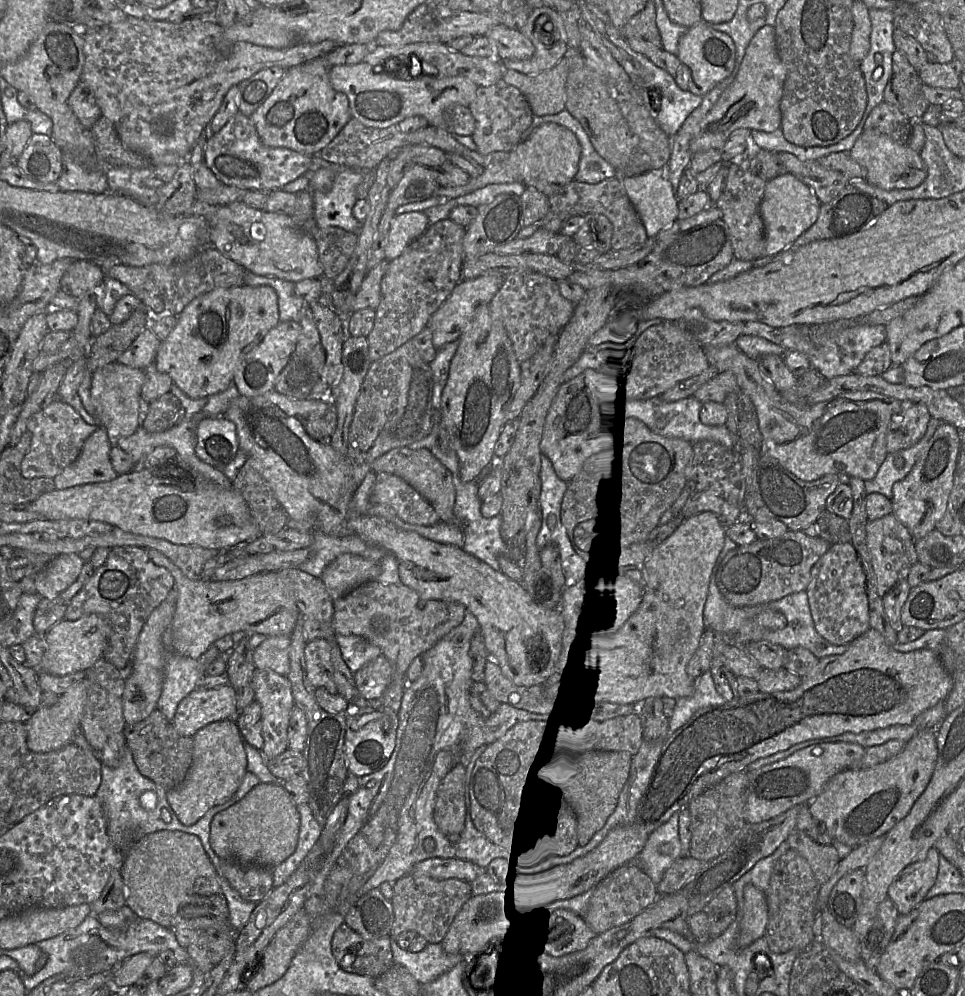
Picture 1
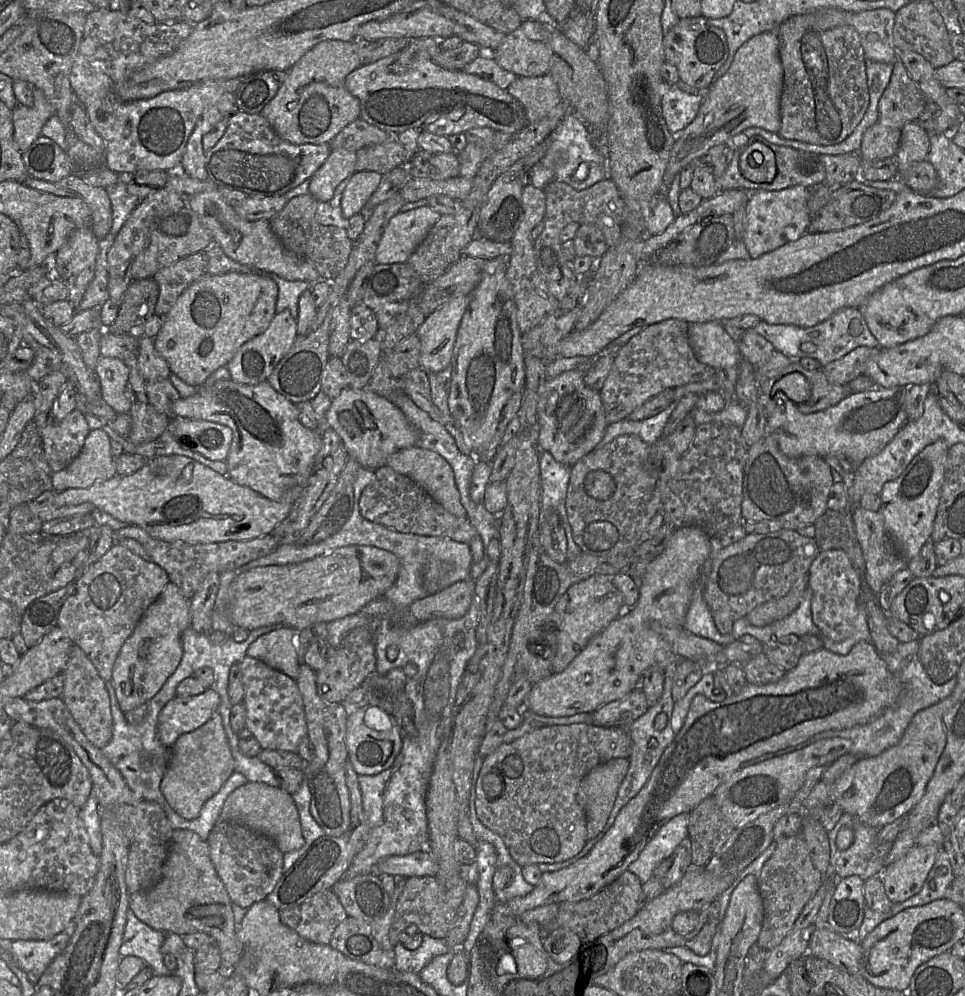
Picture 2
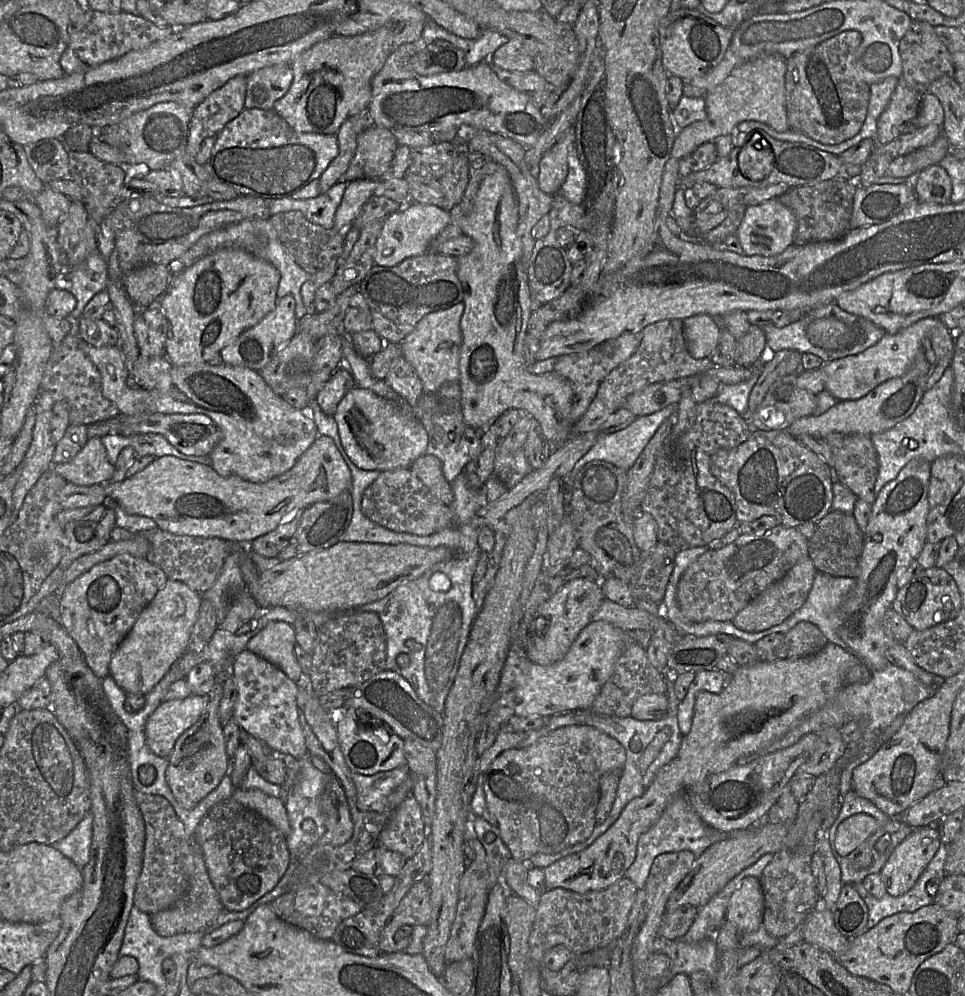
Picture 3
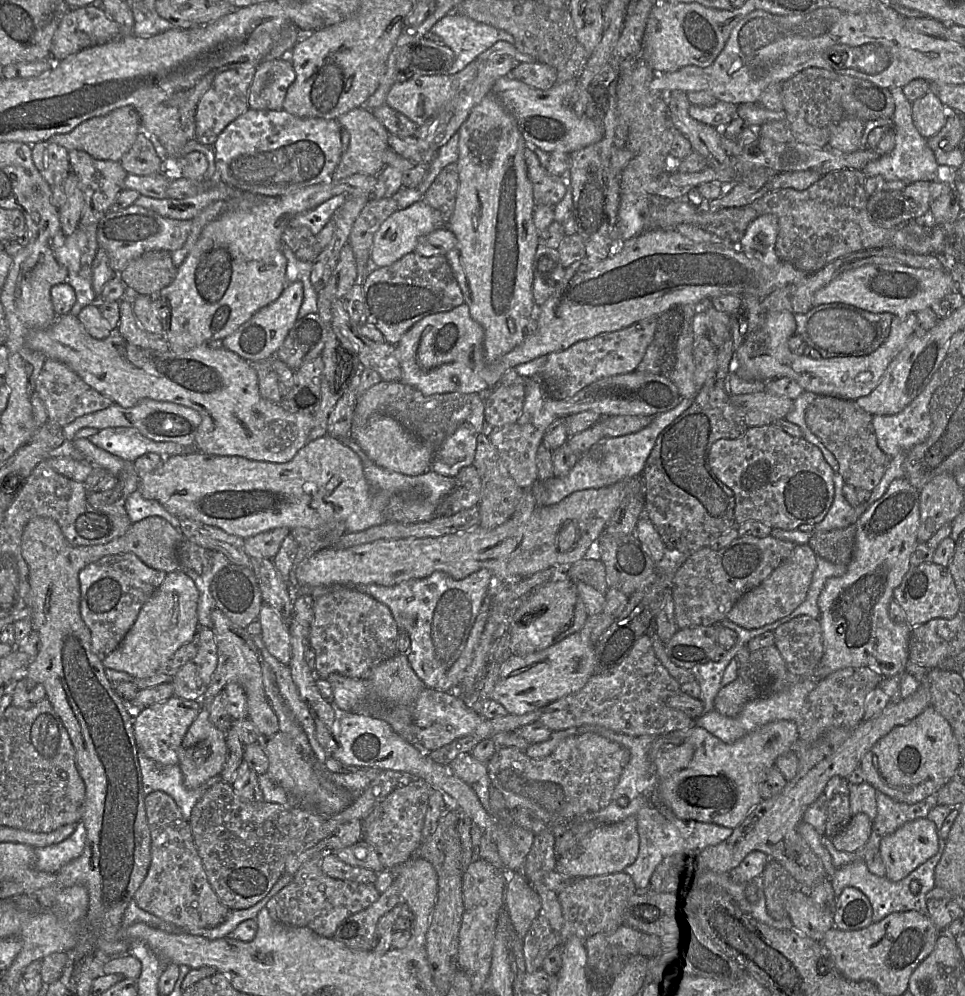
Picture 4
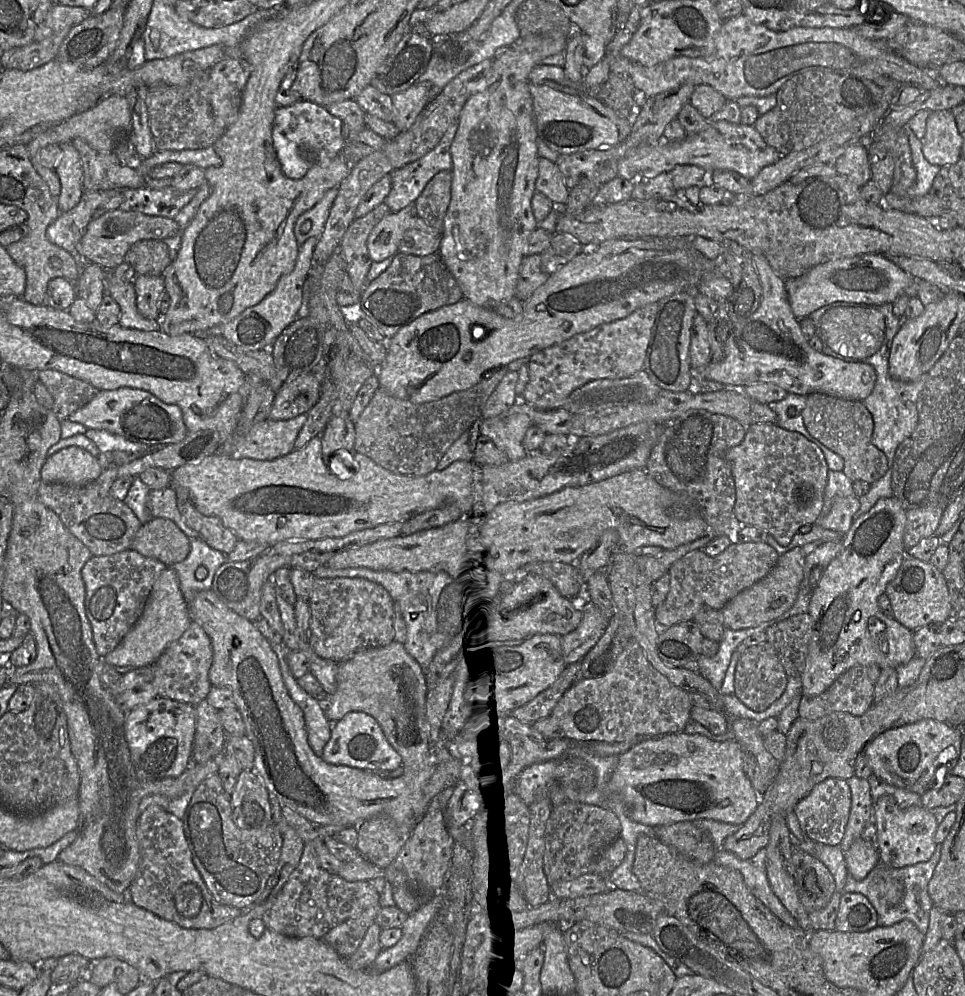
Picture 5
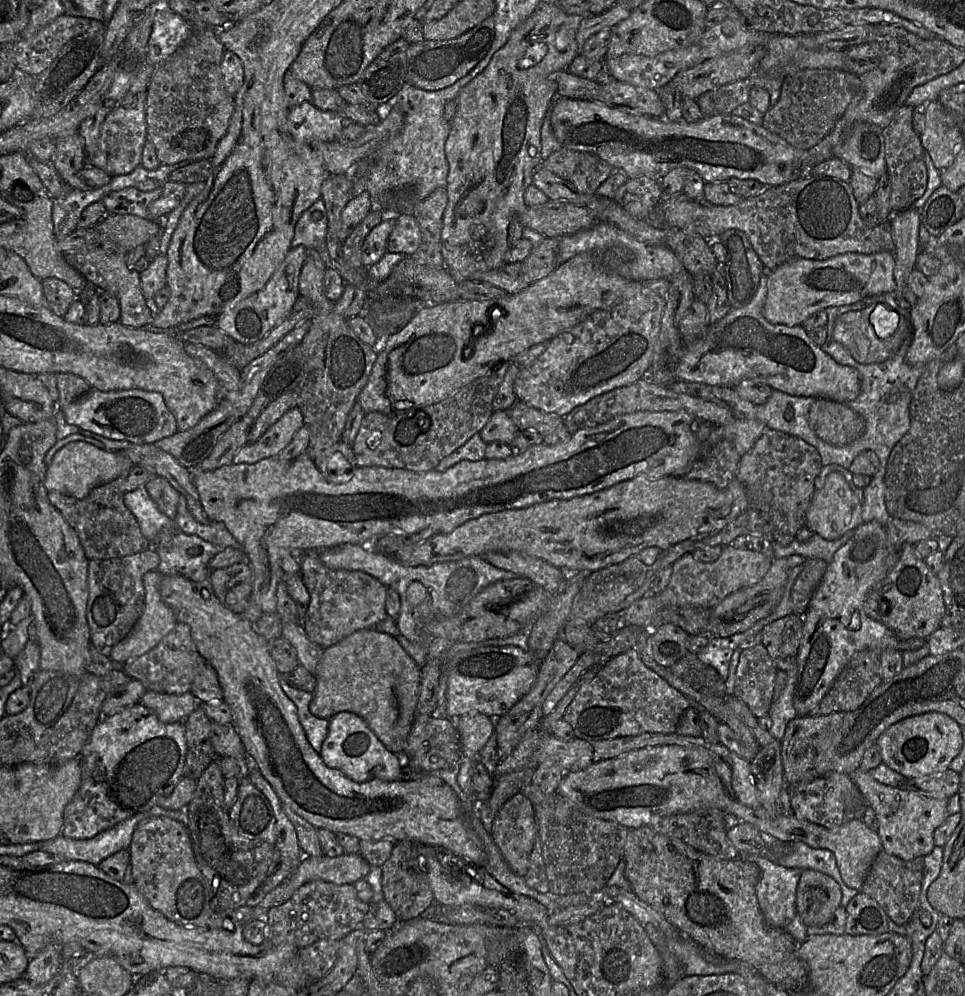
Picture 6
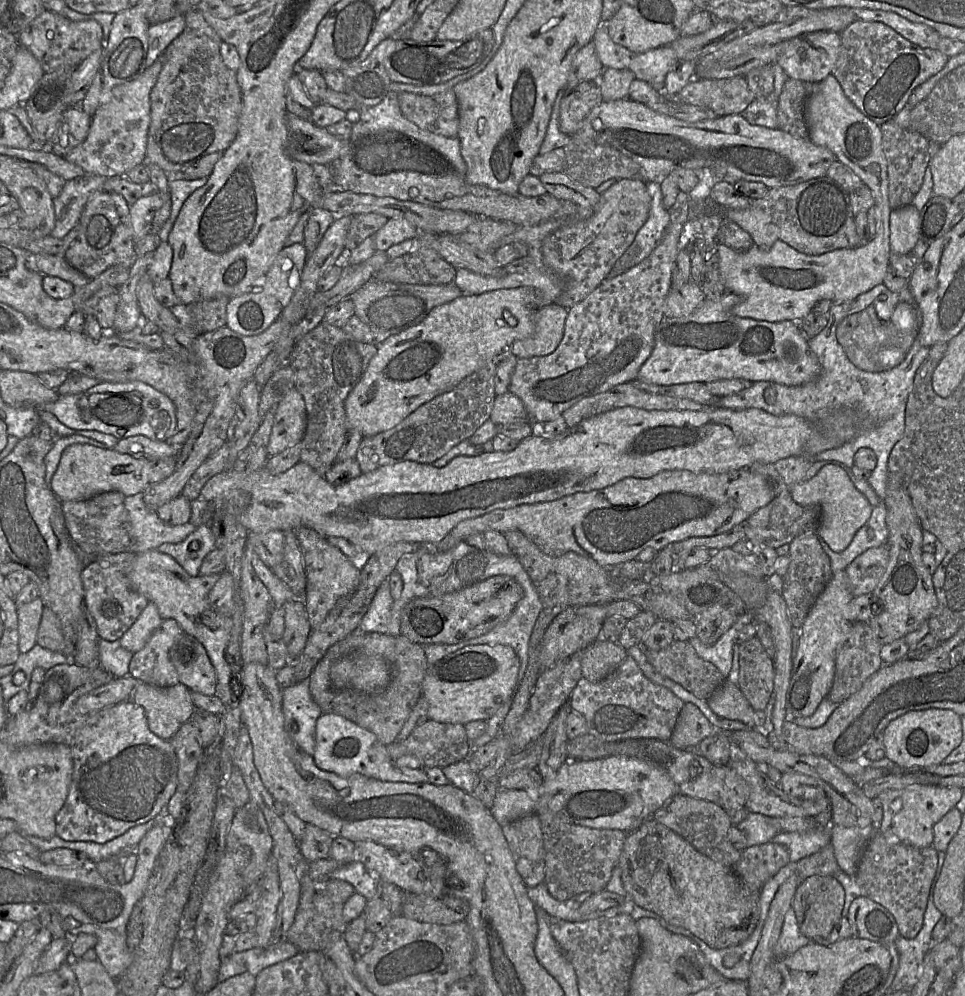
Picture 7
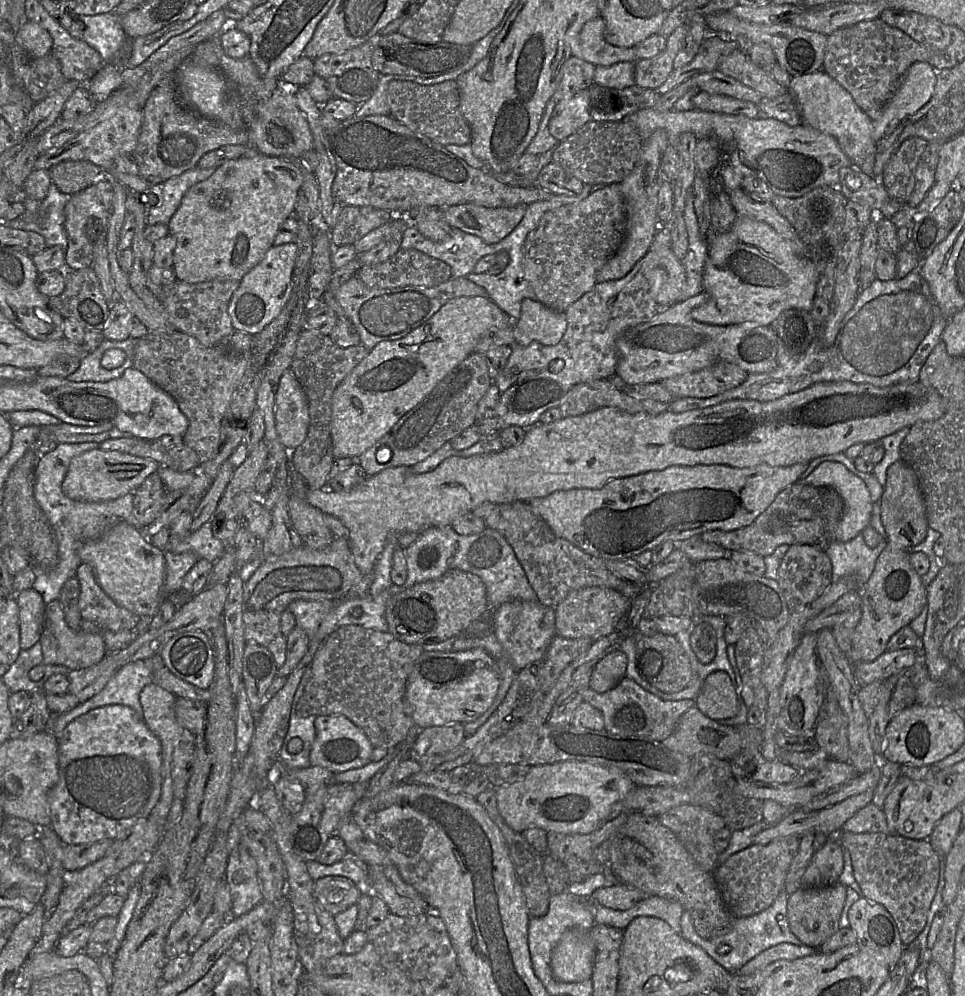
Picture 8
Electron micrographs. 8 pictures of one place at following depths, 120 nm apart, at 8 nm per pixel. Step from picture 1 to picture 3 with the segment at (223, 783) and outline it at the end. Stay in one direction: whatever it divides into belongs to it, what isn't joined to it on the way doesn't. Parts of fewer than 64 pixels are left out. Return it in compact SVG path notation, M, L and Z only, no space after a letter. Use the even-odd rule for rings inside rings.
M221 677L208 695L208 704L199 720L176 741L168 757L166 781L177 802L185 809L193 809L229 775L231 760L226 753L223 725L219 719L219 703L223 694Z

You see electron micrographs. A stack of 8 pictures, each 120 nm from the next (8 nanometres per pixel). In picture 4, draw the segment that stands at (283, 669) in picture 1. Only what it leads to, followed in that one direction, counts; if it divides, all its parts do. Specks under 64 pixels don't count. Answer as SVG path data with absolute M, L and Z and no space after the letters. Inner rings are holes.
M263 604L258 616L261 624L261 639L267 651L279 662L289 665L291 639L287 622L267 604Z

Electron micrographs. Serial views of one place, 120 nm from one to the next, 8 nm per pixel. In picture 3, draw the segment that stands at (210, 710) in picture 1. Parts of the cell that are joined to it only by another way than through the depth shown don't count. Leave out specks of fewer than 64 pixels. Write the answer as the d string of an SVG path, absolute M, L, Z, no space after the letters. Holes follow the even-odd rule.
M200 695L163 701L146 722L149 749L157 756L168 758L177 739L199 720L207 704L208 696Z

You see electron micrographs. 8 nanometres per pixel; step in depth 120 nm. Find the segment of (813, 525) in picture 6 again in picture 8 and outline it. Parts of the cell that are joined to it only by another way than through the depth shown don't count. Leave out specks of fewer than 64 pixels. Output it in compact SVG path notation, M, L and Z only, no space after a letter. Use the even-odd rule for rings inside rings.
M823 462L808 477L801 478L801 485L833 488L842 498L844 511L836 530L836 541L845 543L853 540L870 525L873 501L864 481L838 462Z

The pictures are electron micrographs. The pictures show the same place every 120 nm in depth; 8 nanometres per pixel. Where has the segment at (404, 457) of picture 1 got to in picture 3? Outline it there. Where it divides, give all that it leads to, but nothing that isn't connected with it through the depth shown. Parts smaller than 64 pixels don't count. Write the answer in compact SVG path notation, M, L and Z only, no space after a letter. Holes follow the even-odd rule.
M426 453L417 458L409 469L444 505L452 503L450 483L444 477L441 461L436 456Z

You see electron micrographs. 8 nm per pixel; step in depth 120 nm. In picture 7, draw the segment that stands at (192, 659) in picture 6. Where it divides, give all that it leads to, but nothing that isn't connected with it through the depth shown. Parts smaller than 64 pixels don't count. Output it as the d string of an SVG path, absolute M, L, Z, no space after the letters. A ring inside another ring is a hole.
M163 619L146 645L133 655L129 676L157 687L178 684L179 677L170 659L170 650L183 633L176 620Z

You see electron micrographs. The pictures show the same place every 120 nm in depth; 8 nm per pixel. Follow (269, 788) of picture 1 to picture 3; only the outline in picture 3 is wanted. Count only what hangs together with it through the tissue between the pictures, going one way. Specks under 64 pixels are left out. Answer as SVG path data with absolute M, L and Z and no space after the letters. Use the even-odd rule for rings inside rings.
M236 788L232 798L268 820L285 836L291 832L291 826L285 801L279 797L269 796L259 789Z

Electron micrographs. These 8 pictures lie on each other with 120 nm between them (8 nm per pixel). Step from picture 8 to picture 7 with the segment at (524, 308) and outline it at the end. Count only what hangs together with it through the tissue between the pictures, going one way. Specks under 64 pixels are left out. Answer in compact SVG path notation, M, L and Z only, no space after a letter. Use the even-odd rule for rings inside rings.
M557 304L537 308L533 335L514 341L509 352L518 359L551 354L563 338L567 313L568 309Z

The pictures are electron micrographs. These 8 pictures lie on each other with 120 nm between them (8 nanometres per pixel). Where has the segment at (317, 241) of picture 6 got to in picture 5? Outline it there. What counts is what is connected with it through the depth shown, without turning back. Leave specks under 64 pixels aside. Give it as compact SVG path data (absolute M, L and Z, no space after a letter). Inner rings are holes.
M339 186L328 190L313 208L298 217L294 225L294 235L298 245L303 244L310 237L320 240L338 191ZM306 221L311 222L311 228L307 233L302 233L301 227Z

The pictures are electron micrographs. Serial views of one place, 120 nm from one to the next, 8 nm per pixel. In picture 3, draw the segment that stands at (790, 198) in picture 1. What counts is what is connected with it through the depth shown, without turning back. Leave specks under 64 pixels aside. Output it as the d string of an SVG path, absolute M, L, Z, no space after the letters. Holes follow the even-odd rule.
M779 198L747 206L736 236L746 256L775 256L793 244L797 220Z

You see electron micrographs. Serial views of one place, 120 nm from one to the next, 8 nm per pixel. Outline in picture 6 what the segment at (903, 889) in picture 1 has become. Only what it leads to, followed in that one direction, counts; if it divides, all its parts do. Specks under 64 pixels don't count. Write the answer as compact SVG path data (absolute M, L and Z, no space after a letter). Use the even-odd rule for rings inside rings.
M860 768L849 774L857 785L868 806L871 806L879 820L878 835L882 849L903 860L912 860L929 855L934 847L934 831L949 816L948 799L921 796L900 787L892 787L875 780Z

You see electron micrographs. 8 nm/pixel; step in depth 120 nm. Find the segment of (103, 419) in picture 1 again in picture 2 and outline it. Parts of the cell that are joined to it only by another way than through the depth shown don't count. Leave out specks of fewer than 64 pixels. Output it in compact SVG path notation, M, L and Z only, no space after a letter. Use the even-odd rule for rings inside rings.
M100 357L95 369L104 401L118 414L129 414L131 402L126 395L129 368L117 358Z

